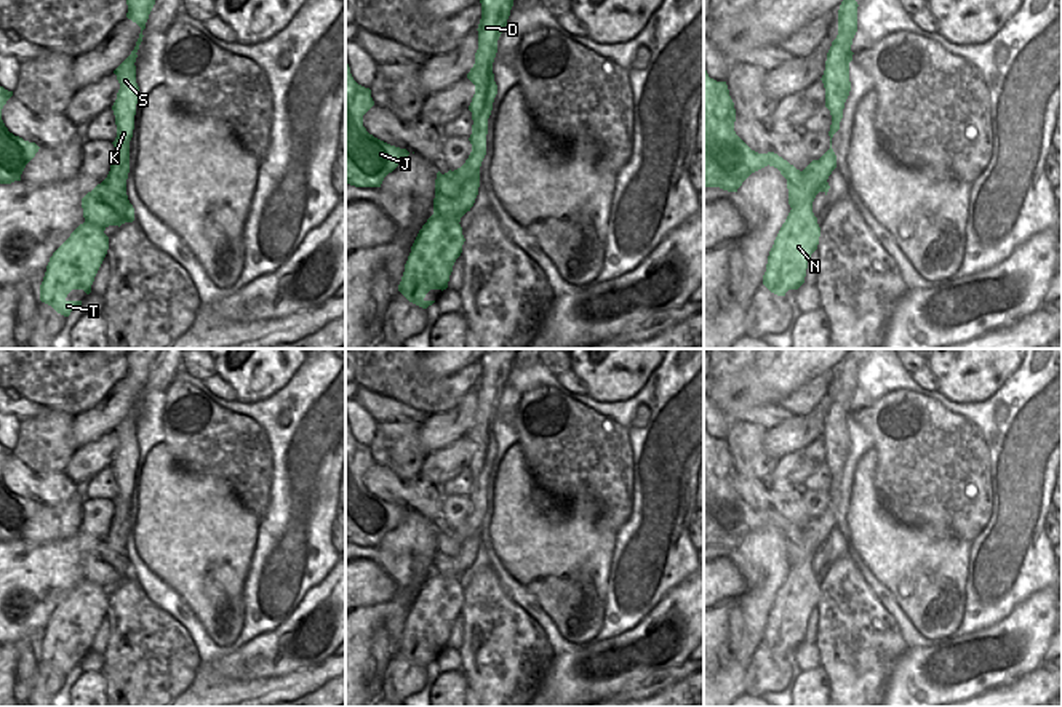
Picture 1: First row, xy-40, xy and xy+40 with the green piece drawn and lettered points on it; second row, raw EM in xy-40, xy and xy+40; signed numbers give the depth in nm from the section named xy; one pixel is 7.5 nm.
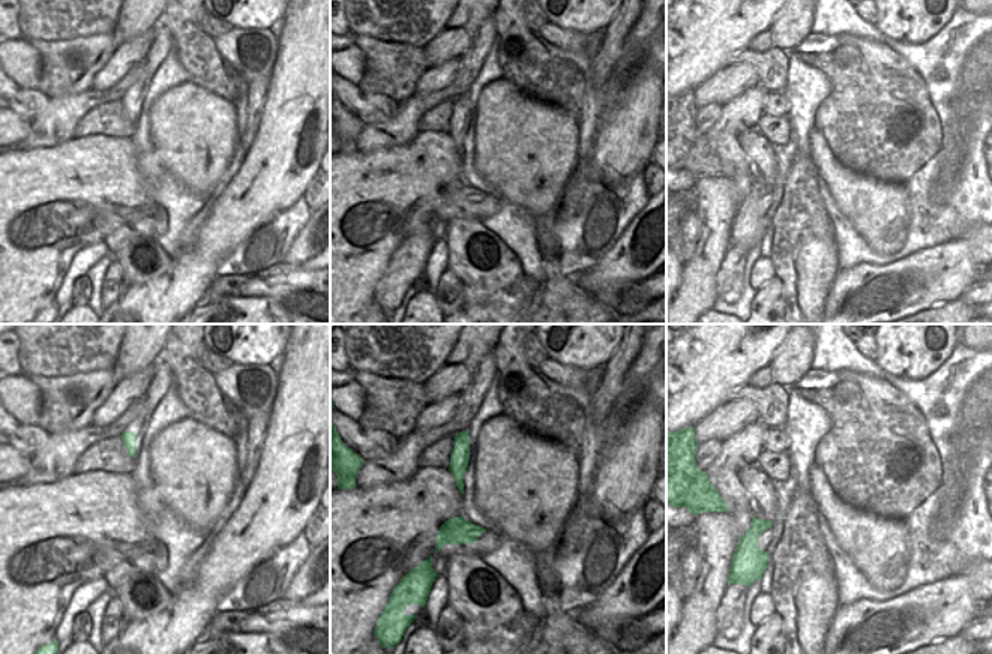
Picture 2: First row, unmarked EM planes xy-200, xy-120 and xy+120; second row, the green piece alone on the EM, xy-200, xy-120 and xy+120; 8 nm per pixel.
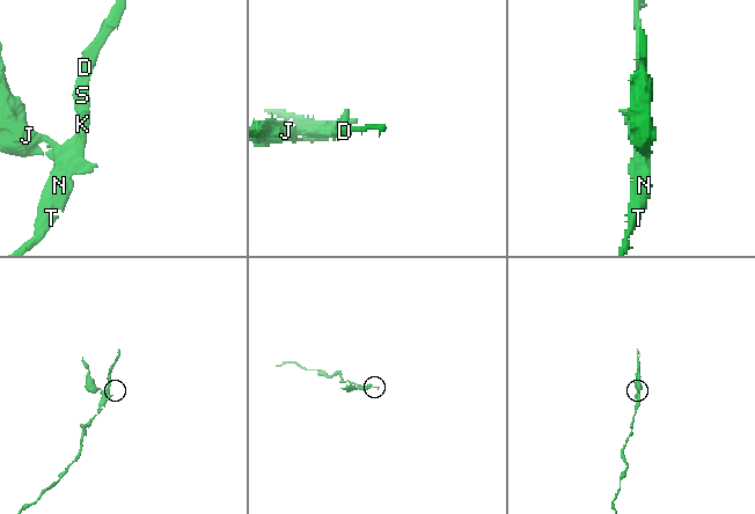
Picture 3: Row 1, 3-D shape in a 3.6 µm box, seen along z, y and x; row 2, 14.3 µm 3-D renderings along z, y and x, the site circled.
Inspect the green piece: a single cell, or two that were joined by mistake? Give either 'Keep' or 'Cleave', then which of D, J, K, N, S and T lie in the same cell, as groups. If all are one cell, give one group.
Cleave. Groups: D K N S T / J

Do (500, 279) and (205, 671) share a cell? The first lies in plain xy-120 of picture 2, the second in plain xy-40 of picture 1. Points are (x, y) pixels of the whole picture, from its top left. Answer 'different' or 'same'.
different

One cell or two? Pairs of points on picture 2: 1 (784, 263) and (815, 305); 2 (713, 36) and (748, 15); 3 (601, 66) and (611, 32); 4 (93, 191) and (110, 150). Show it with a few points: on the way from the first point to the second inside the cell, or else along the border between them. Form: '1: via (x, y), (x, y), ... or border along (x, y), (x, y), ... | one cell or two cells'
1: border along (800, 246), (794, 261), (799, 308) | two cells
2: via (722, 27), (731, 18), (739, 18) | one cell
3: via (607, 57), (611, 41) | one cell
4: via (95, 180), (110, 161) | one cell

